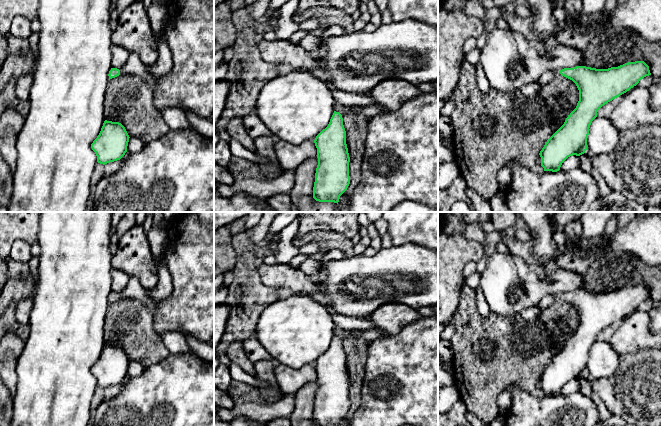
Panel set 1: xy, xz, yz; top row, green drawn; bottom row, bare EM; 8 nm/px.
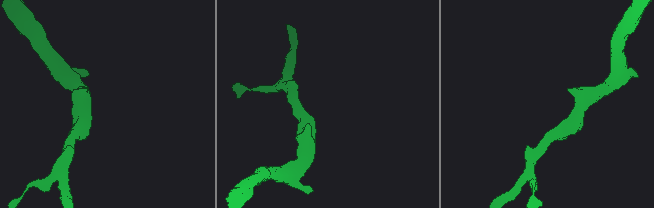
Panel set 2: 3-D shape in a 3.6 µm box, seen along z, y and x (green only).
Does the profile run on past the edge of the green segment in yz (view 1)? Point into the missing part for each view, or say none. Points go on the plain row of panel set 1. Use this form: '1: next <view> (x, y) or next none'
1: next none

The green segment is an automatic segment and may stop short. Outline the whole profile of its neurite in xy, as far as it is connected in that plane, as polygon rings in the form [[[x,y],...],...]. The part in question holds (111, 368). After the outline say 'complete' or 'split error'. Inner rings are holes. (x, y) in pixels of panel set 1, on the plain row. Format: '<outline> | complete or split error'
[[[105,344],[99,359],[91,368],[97,386],[105,389],[120,384],[127,376],[129,362],[121,347]]] | complete

